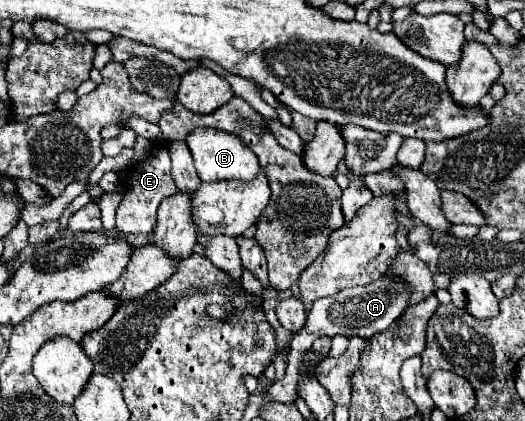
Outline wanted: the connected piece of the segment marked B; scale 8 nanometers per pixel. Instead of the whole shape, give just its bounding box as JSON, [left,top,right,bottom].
[186,129,260,183]

